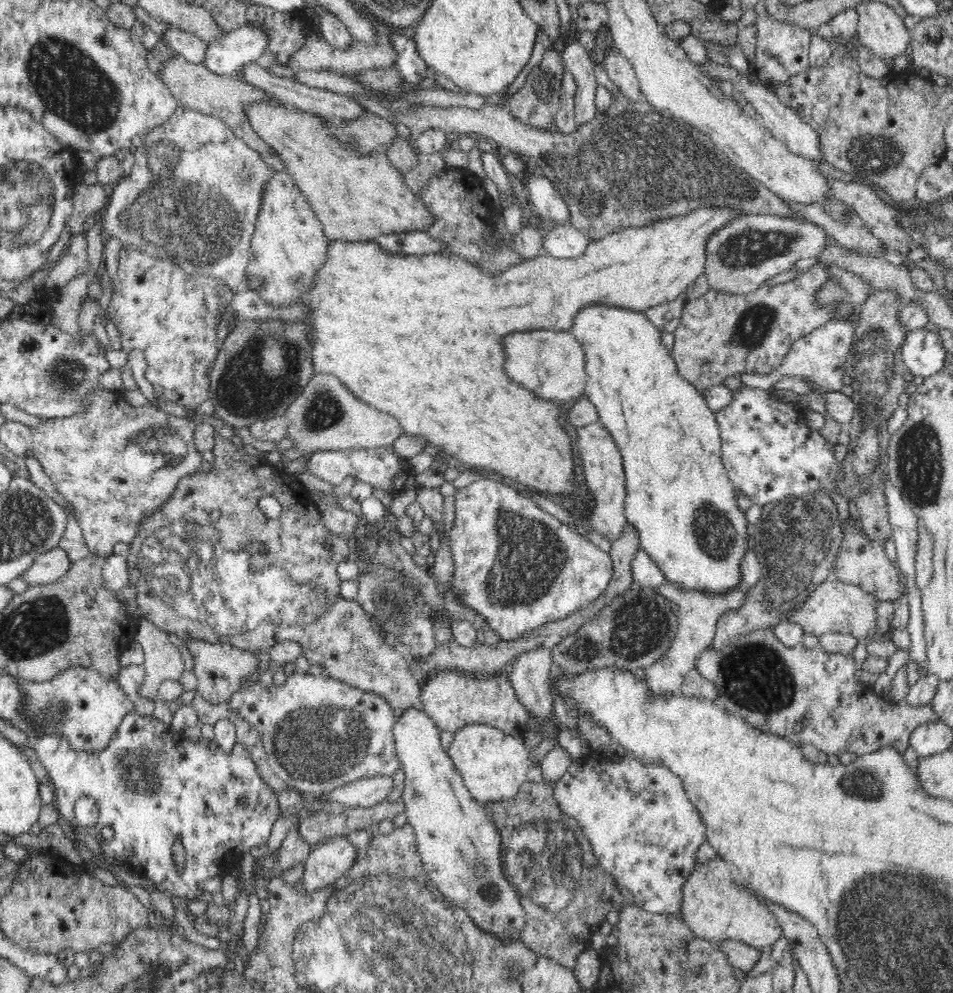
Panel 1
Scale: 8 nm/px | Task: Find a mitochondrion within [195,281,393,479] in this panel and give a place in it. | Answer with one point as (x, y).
(261, 377)

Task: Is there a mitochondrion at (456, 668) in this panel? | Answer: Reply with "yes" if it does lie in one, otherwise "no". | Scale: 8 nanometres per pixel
no

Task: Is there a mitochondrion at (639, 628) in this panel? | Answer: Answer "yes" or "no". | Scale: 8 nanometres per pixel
yes

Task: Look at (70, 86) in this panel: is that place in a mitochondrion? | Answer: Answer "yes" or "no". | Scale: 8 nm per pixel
yes

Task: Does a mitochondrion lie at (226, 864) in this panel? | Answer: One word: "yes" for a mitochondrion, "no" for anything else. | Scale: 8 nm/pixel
no

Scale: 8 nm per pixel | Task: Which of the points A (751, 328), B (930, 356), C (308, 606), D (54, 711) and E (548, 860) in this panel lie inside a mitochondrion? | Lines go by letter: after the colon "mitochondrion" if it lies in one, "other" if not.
A: mitochondrion
B: other
C: mitochondrion
D: mitochondrion
E: mitochondrion

